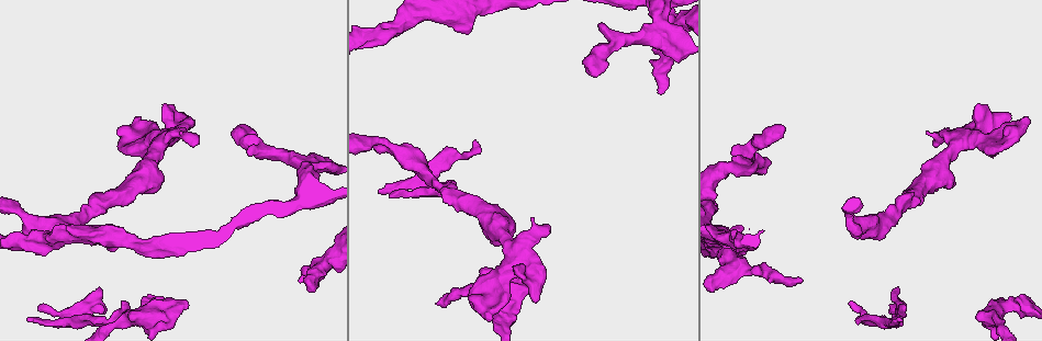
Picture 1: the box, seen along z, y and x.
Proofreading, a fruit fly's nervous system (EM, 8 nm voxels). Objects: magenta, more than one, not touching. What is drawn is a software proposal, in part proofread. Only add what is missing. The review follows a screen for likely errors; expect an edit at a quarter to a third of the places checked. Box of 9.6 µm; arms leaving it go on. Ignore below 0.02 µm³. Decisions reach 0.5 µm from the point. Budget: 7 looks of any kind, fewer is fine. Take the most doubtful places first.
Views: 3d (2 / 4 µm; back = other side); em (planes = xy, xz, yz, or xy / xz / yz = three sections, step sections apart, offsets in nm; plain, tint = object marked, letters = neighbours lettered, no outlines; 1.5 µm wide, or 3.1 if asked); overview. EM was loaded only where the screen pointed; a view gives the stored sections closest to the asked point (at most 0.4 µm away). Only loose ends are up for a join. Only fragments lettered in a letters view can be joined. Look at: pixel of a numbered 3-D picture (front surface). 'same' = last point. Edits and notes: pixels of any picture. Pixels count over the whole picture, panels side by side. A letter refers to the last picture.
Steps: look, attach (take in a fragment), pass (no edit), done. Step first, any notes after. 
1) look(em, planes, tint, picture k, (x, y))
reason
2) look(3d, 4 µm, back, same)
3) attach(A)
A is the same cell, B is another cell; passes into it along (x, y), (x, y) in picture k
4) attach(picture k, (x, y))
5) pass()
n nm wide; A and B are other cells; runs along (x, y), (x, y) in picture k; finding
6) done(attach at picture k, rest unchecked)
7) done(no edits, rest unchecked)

look(em, planes, letters, picture 1, (475, 141))
free end

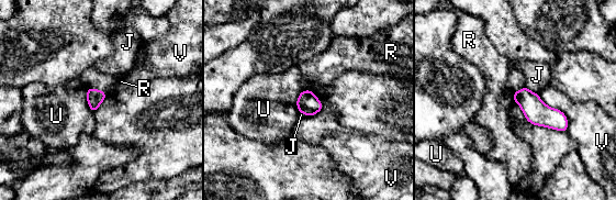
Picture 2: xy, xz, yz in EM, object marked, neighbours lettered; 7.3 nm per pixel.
pass()
J, R, U and V are other cells; no lettered fragment goes on from it

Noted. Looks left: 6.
look(3d, 4 µm, picture 1, (597, 26))
free end

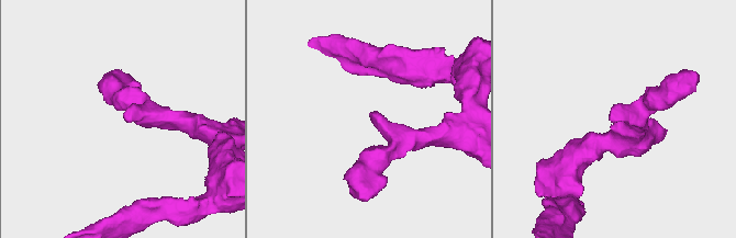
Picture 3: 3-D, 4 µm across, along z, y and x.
look(em, xz, step 8, letters, picture 3, (124, 116))
now the EM

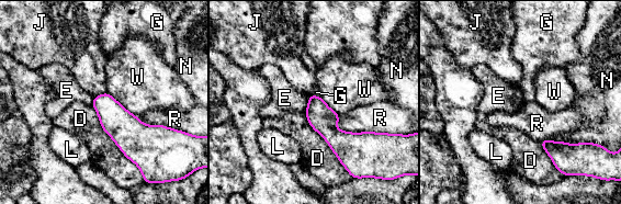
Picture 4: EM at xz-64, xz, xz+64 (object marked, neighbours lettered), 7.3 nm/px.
look(em, planes, letters, same)

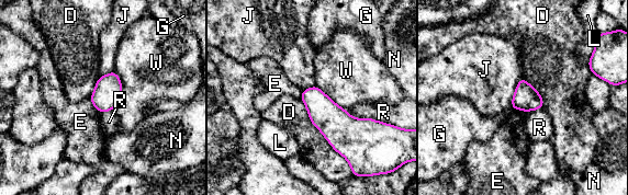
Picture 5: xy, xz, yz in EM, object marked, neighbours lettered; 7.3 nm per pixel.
pass()
D, E, G, J, L, N, R and W are other cells; no lettered fragment goes on from it

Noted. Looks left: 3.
look(em, xz, step 8, tint, picture 1, (112, 250))
thick end

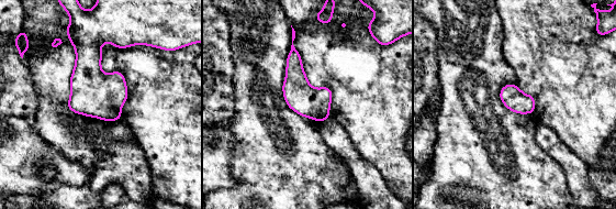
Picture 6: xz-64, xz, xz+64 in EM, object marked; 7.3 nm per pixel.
look(em, planes, letters, same)

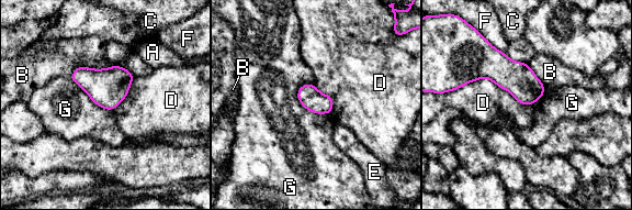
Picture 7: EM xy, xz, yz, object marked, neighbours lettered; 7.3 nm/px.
pass()
A, B, C, D, E, F and G are other cells; border along (298, 87), (306, 109), (330, 114) in picture 7; no lettered fragment goes on from it

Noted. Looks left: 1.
done(no edits, rest unchecked)

